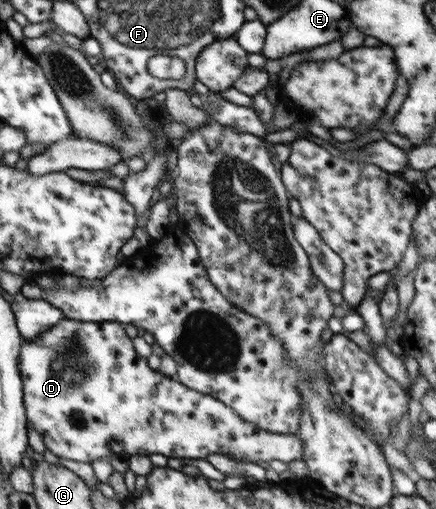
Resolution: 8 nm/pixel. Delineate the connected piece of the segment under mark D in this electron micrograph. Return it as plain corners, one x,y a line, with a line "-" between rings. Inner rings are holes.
64,317
30,343
23,339
18,365
25,383
28,425
43,436
45,448
57,458
91,465
95,460
107,457
127,461
133,455
149,458
153,454
181,460
207,460
213,453
231,454
252,463
279,460
289,464
303,460
303,444
297,435
259,429
211,394
189,389
181,382
171,381
161,372
153,371
147,361
135,353
131,339
125,337
125,329
117,321
95,323

